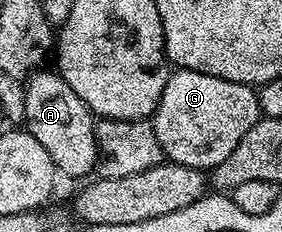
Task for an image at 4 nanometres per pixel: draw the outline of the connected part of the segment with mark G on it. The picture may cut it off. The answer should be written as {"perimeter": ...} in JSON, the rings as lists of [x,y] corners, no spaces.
{"perimeter":[[[191,69],[171,72],[164,87],[164,95],[160,95],[160,103],[152,118],[156,139],[165,160],[203,171],[215,169],[224,163],[224,159],[232,155],[236,143],[240,143],[240,139],[252,131],[259,119],[255,86],[216,79]]]}

